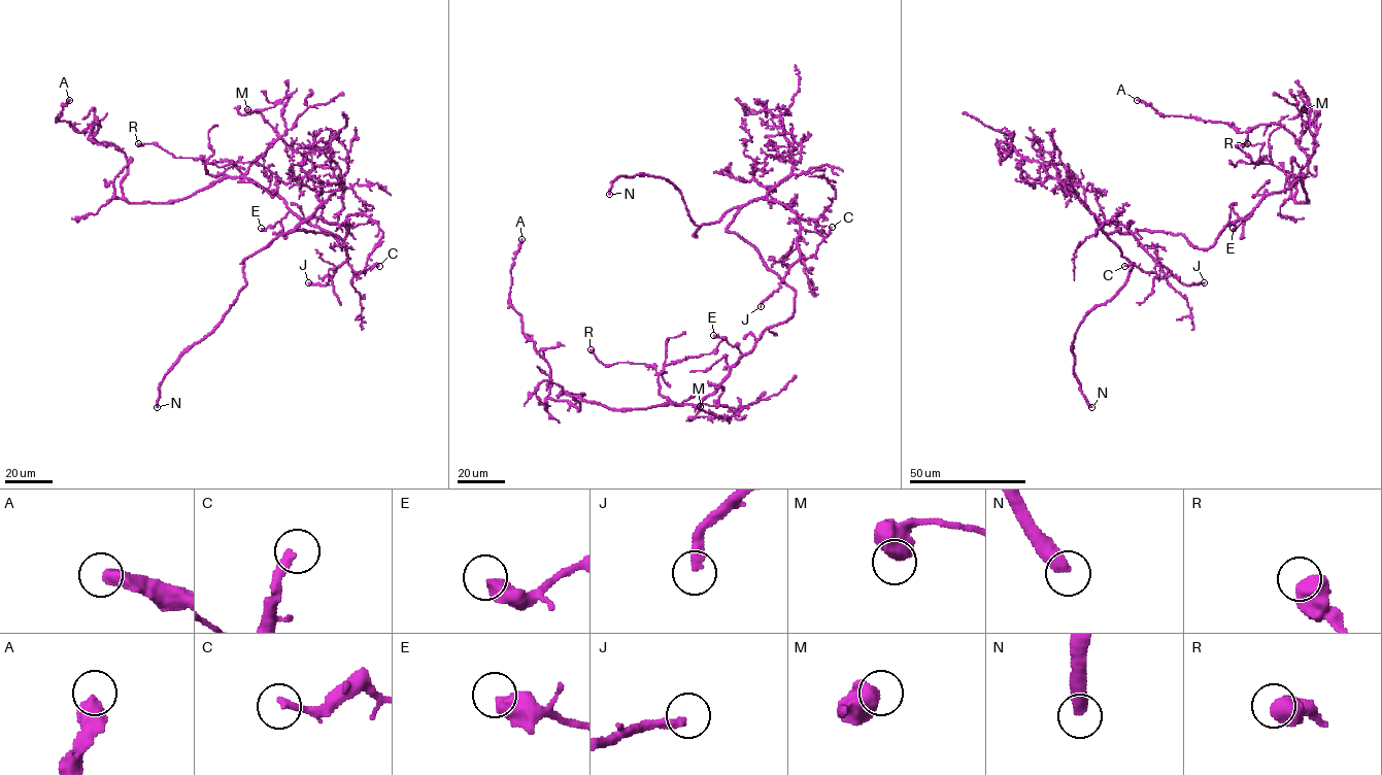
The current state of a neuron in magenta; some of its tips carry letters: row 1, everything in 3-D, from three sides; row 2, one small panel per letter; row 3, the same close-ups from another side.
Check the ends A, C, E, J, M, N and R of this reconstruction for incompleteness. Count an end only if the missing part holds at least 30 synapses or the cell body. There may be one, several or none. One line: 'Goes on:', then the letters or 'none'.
Goes on: J, N

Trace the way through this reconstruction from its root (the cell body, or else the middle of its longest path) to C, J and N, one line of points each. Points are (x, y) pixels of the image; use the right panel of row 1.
C: (1251, 213), (1226, 226), (1207, 248), (1181, 234), (1106, 233), (1098, 217), (1122, 225), (1155, 272), (1124, 266)
J: (1251, 213), (1226, 226), (1207, 248), (1181, 234), (1106, 233), (1097, 218), (1122, 225), (1181, 282), (1204, 282)
N: (1251, 213), (1207, 248), (1181, 234), (1104, 233), (1135, 266), (1075, 333), (1074, 374), (1091, 407)

